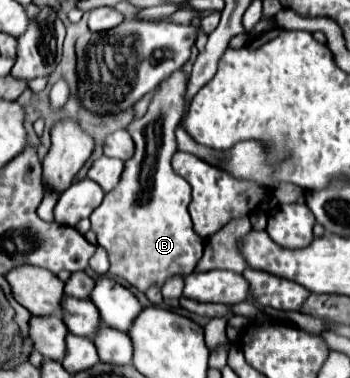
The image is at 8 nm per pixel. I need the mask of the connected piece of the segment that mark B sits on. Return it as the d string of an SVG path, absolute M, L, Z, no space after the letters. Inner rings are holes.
M183 69L159 83L147 113L127 127L135 139L135 155L125 163L119 185L91 215L97 245L109 255L109 275L125 279L143 293L153 285L163 287L171 277L191 275L203 255L203 239L193 231L187 213L191 187L171 169L171 157L177 151L175 129L185 113L187 85L189 75Z

